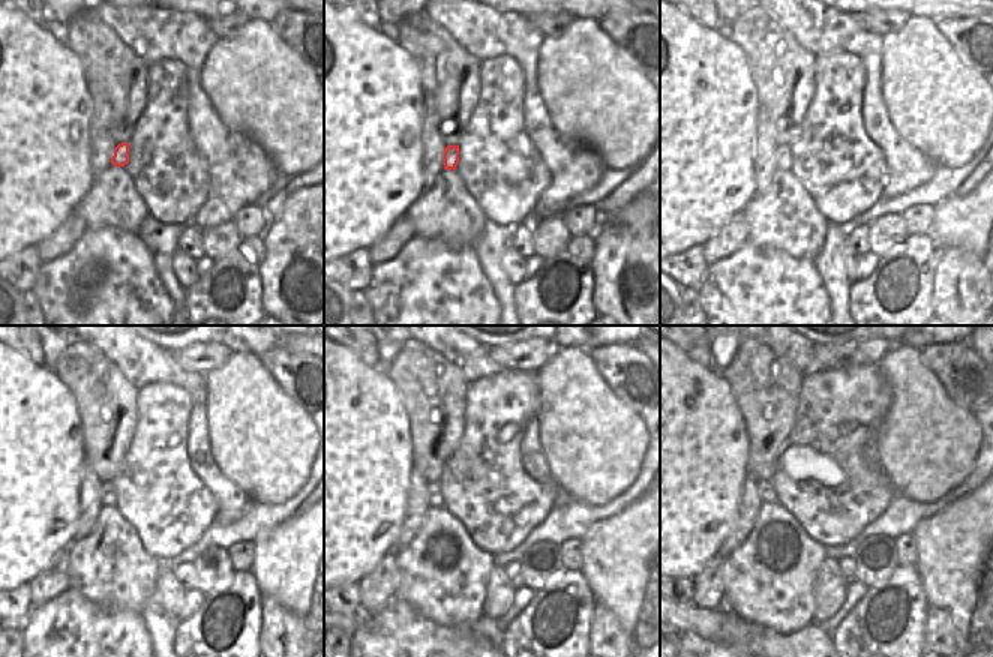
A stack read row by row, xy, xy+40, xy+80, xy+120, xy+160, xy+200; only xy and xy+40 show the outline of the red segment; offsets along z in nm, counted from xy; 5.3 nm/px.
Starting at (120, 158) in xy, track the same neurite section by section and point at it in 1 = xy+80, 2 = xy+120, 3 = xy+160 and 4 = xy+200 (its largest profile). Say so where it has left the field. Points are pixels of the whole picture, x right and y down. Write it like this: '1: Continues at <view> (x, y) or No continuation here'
1: Continues at xy+80 (783, 153)
2: Continues at xy+120 (108, 495)
3: Continues at xy+160 (435, 498)
4: Continues at xy+200 (765, 488).

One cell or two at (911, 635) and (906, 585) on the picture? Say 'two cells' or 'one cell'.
one cell

